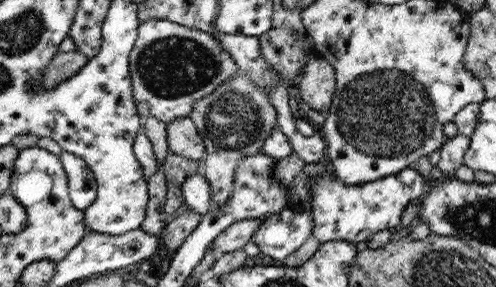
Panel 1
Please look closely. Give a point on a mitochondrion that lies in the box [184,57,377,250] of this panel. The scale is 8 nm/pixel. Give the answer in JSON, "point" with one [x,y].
{"point":[232,120]}

